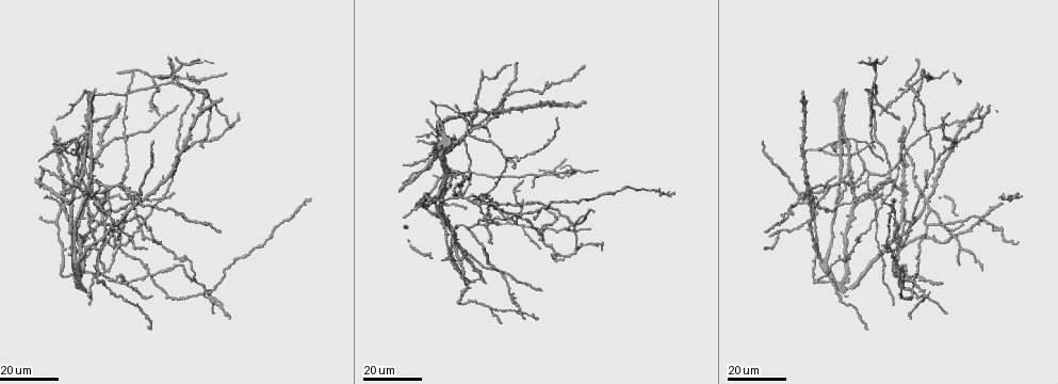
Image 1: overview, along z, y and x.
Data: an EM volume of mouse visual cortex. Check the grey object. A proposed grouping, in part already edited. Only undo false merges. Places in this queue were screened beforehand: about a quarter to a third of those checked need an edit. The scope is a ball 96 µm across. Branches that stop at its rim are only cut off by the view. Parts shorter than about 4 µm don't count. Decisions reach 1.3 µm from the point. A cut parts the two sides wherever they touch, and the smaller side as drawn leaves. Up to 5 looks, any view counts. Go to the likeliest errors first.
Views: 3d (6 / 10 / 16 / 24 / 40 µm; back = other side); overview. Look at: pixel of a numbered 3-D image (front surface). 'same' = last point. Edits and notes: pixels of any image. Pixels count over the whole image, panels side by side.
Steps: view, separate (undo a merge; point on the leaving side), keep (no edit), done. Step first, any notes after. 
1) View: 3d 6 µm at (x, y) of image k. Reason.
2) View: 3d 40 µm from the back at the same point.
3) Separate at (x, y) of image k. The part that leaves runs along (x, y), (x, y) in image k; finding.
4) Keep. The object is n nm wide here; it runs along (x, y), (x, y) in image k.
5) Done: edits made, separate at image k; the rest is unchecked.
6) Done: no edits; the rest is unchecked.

View: 3d 16 µm at (79, 138) of image 1. Looks like a crossing.

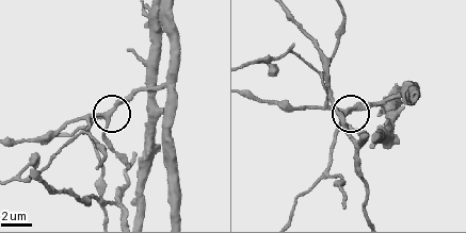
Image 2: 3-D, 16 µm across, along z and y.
View: 3d 6 µm at (106, 119) of image 2.

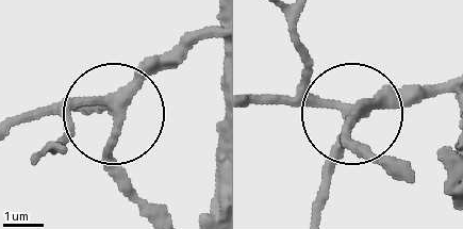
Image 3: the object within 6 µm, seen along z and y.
Keep. The object is 270 nm wide here; continuous, no second neuron.

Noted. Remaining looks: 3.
View: 3d 24 µm at (156, 75) of image 1. Two arms in line, one across.

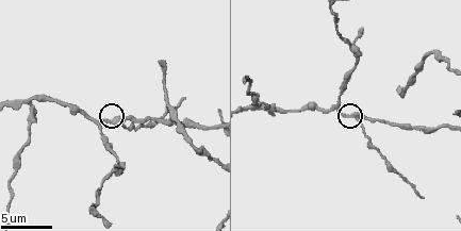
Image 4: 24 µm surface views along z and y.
View: 3d 6 µm at (118, 122) of image 4.

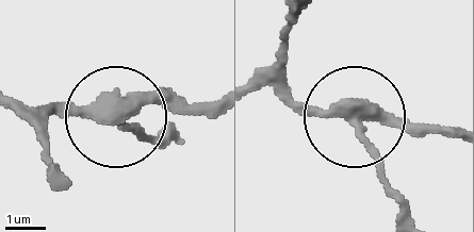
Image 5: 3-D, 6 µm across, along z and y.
View: 3d 6 µm from the back at (119, 111) of image 5.

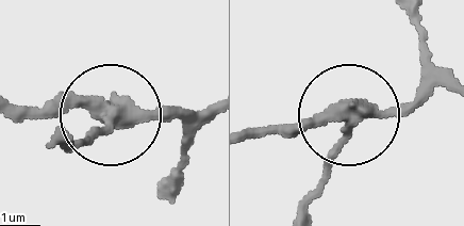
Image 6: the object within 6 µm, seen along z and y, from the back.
Keep. 3 arms meet here; all the same neuron.

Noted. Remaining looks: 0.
Done: no edits; the rest is unchecked.

